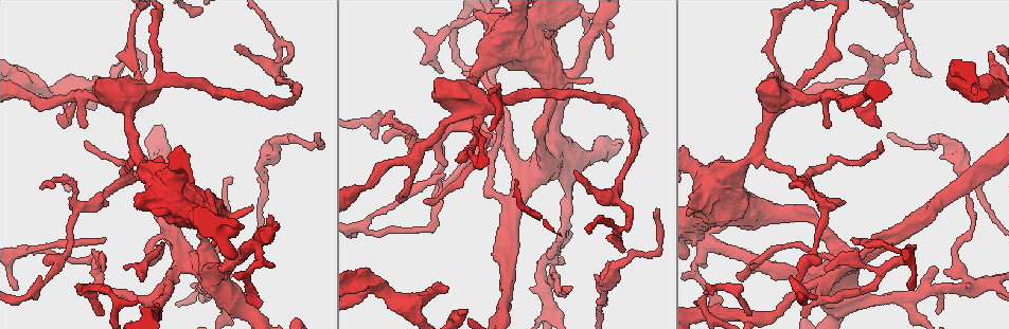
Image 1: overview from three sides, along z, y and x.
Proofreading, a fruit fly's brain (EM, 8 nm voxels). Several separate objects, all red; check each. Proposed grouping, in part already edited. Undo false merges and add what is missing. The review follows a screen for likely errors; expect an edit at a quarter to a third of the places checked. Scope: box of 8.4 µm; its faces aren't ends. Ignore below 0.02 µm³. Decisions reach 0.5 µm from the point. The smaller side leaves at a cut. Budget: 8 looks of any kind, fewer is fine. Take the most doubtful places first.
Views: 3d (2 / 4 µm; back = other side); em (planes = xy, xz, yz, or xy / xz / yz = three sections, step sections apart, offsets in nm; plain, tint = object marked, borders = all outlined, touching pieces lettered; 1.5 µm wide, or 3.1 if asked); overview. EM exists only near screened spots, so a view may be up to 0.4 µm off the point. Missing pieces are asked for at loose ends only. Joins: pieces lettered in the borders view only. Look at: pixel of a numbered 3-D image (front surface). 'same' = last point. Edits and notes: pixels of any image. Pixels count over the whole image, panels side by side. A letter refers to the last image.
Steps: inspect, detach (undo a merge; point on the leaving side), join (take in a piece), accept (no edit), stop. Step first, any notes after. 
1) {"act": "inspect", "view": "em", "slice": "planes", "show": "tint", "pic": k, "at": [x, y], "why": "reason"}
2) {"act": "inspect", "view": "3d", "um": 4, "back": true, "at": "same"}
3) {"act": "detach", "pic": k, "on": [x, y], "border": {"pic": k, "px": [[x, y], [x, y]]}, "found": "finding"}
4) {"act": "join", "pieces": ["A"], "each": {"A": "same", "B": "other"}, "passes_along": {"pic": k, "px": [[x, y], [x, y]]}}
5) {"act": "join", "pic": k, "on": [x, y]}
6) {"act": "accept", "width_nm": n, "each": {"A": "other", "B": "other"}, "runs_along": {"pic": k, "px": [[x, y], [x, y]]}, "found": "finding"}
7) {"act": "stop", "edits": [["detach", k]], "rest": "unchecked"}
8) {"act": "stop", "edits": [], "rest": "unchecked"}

{"act": "inspect", "view": "em", "slice": "planes", "show": "tint", "pic": 1, "at": [659, 209], "why": "free end"}

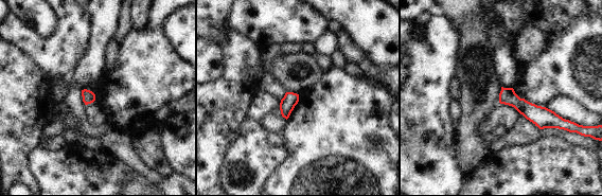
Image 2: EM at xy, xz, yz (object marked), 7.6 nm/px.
{"act": "inspect", "view": "em", "slice": "planes", "show": "borders", "at": "same"}

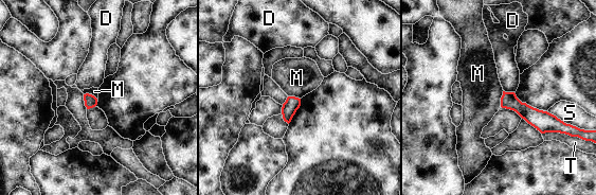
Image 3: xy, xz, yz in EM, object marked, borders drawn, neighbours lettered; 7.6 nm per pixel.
{"act": "accept", "longest_contact_nm": ["S", 220], "each": {"D": "other", "M": "other", "S": "other", "T": "other"}, "runs_along": {"pic": 3, "px": [[505, 94], [520, 108], [558, 129]]}, "found": "no lettered piece goes on from it"}

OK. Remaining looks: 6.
{"act": "inspect", "view": "3d", "um": 4, "pic": 1, "at": [446, 287], "why": "an open end"}

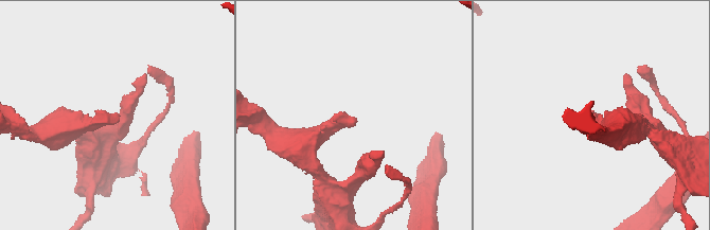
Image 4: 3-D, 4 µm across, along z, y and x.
{"act": "inspect", "view": "em", "slice": "xy", "step": 8, "show": "tint", "pic": 4, "at": [596, 116]}

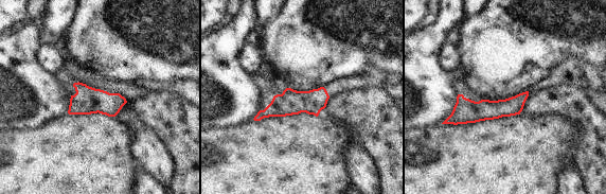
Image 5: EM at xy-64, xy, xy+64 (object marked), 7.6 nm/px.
{"act": "inspect", "view": "em", "slice": "planes", "show": "borders", "at": "same", "why": "another direction"}

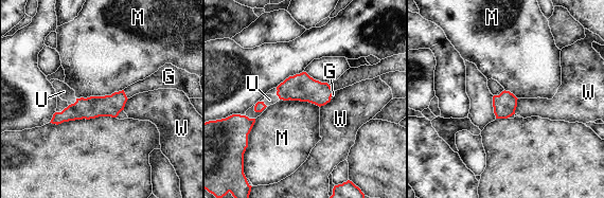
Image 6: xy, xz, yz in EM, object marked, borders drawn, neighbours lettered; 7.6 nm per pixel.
{"act": "join", "pieces": ["G", "U"], "width_nm": 170, "each": {"G": "same", "M": "other", "U": "same", "W": "other"}, "found": "the neuron continues"}

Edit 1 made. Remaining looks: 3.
{"act": "inspect", "view": "overview"}

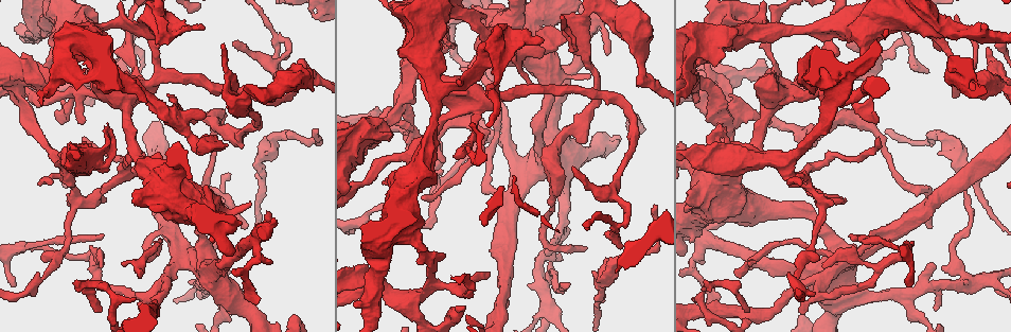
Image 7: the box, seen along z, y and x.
{"act": "inspect", "view": "em", "slice": "planes", "show": "borders", "pic": 7, "at": [776, 63], "why": "thick turns thin"}

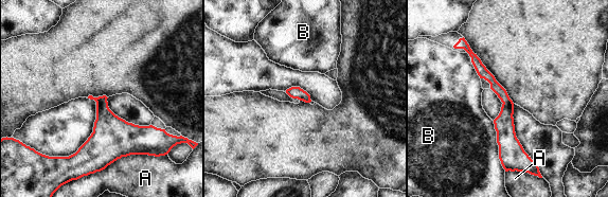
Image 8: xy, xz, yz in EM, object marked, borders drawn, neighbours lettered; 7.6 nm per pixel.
{"act": "accept", "each": {"A": "other", "B": "other"}, "found": "one neuron here"}

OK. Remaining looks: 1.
{"act": "stop", "edits": [["join", 6]], "rest": "unchecked"}

